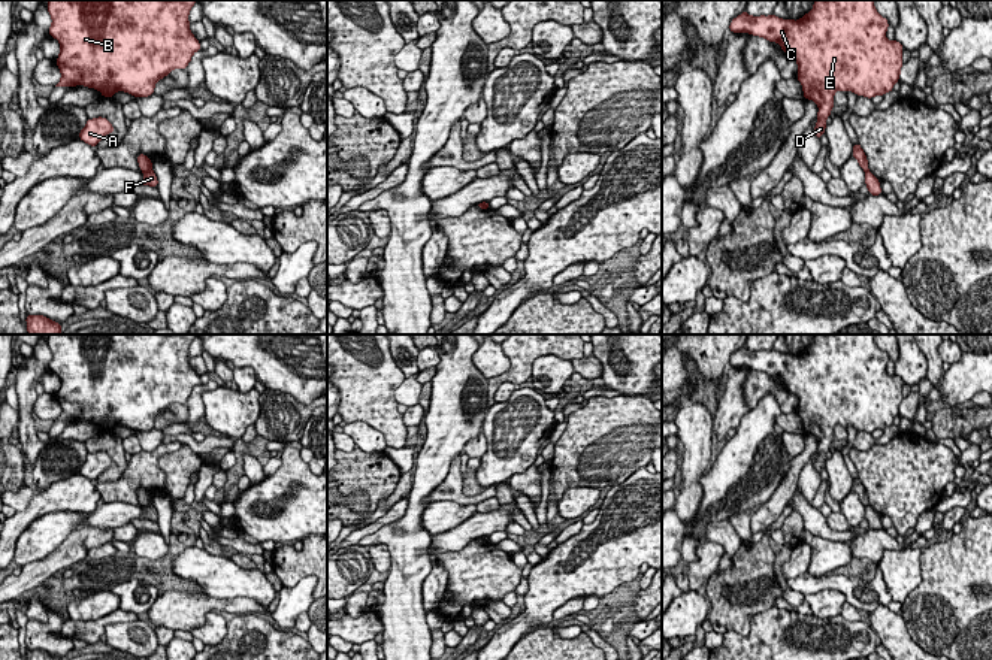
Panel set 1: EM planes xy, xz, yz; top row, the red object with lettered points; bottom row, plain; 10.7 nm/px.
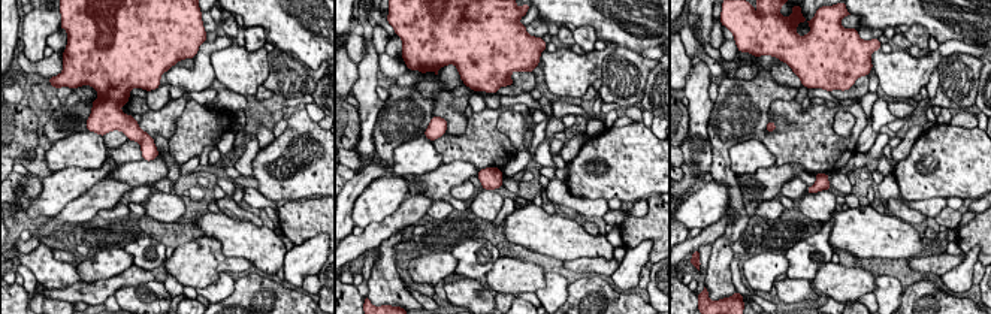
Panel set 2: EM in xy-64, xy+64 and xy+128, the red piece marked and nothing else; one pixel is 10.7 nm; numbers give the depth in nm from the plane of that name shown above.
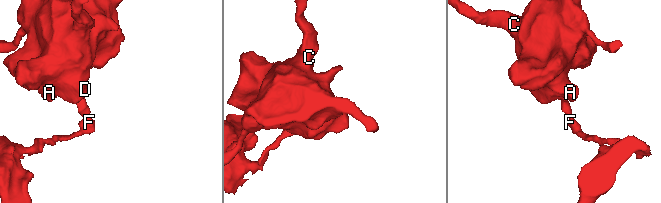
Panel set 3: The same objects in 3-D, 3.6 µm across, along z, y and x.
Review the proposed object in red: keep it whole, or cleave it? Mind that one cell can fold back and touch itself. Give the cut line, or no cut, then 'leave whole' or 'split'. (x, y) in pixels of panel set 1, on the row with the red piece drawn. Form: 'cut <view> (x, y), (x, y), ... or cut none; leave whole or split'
cut xy (151, 169), (144, 172); split

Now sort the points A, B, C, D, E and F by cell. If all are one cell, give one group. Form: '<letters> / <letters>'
A B C D E / F

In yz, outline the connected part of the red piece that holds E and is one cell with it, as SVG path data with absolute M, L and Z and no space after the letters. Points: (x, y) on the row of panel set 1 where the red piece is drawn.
M814 0L813 9L801 19L783 19L774 13L769 16L751 16L745 10L731 21L732 33L750 33L775 42L798 63L798 81L802 85L804 99L817 103L817 124L814 134L825 134L826 118L835 106L837 91L853 91L856 96L872 99L893 90L899 81L902 45L886 39L889 22L874 7L874 0Z

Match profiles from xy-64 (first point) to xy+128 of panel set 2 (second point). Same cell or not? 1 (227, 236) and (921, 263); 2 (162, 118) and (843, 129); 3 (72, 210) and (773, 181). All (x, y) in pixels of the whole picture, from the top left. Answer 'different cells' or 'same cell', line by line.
1: different cells
2: different cells
3: different cells

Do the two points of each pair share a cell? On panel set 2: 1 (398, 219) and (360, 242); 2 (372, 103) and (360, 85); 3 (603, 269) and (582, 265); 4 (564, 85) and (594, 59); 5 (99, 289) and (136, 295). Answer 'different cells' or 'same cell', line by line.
1: same cell
2: same cell
3: same cell
4: same cell
5: different cells

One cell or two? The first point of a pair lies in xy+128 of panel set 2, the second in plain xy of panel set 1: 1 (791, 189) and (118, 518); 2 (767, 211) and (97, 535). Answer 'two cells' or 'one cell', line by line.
1: two cells
2: two cells

